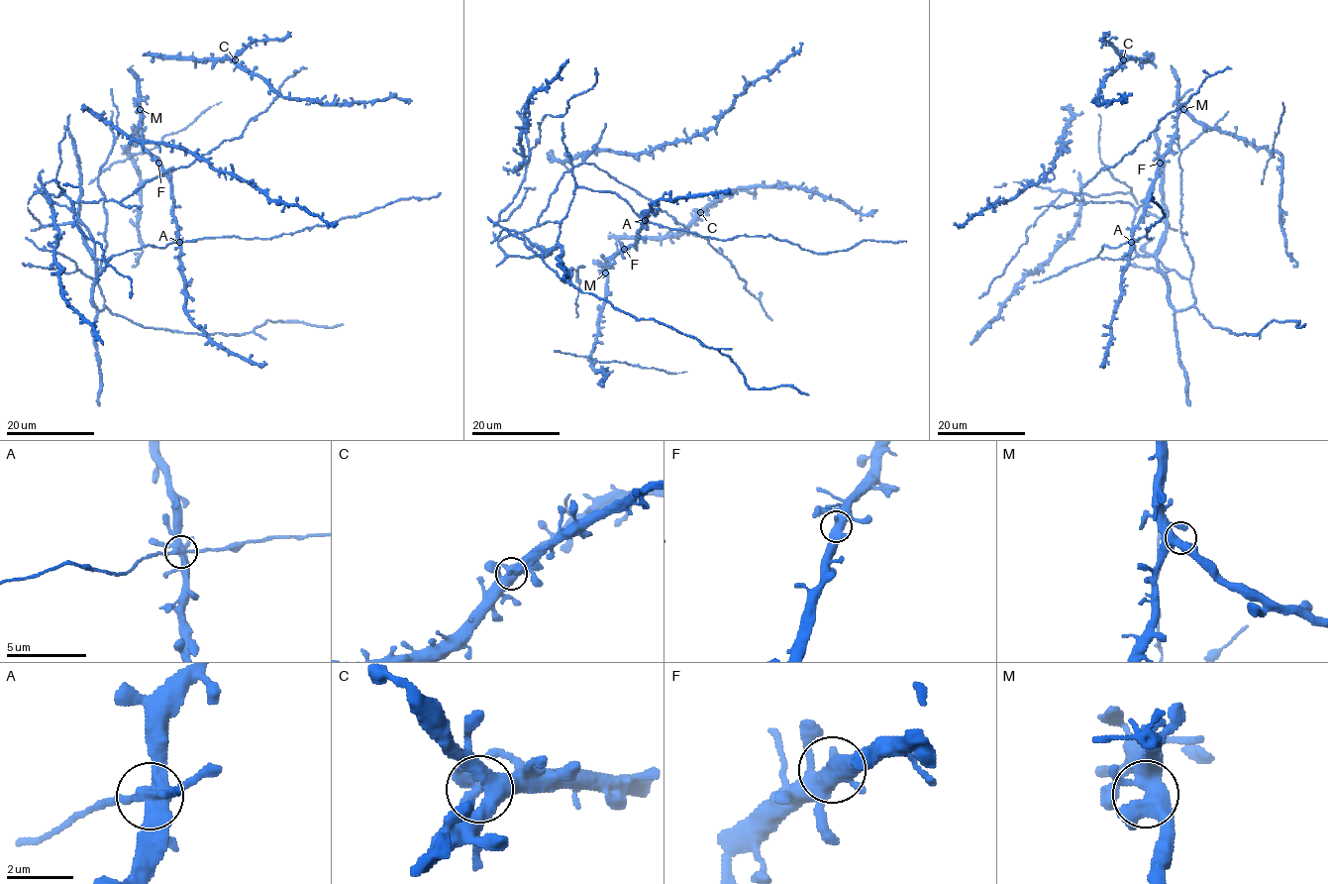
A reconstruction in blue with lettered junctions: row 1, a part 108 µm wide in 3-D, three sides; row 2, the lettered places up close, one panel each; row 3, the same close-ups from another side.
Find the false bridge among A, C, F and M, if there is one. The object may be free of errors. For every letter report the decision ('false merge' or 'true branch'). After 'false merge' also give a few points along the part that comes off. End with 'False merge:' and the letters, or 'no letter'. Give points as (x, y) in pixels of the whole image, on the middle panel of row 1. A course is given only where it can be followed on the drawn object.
A: true branch
C: true branch
F: true branch
M: true branch
False merge: no letter

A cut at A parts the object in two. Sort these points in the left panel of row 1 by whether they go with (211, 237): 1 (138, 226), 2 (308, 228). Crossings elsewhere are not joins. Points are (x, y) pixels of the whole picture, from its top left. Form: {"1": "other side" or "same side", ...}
{"1": "other side", "2": "same side"}

